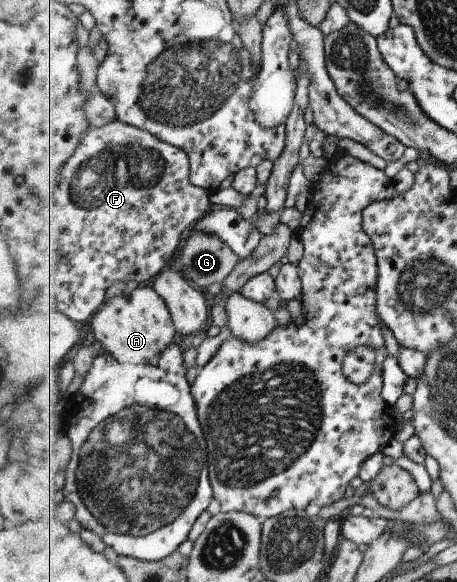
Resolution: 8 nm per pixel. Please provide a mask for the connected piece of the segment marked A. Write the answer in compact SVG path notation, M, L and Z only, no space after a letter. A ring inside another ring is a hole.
M139 286L129 293L122 293L117 298L109 298L106 304L95 312L94 319L90 322L94 336L101 347L121 364L151 364L151 360L158 359L173 344L172 340L178 334L166 301L151 286Z

